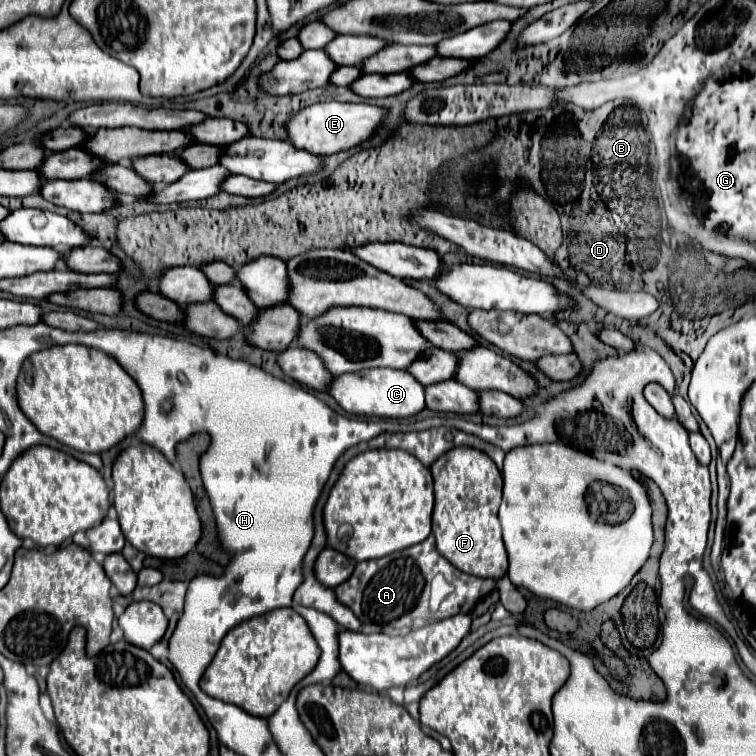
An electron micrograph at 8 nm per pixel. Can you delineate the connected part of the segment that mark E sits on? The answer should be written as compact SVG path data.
M317 102L313 106L307 106L305 110L299 110L285 122L287 138L297 146L299 150L311 150L311 154L335 154L341 150L349 150L357 146L359 142L367 140L371 132L377 128L379 120L383 116L383 110L371 104L343 104L343 102Z

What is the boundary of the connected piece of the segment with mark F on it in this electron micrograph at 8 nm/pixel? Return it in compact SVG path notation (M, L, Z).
M467 446L449 450L431 466L435 482L435 508L433 508L433 536L437 550L461 572L499 580L509 566L503 532L497 518L503 490L503 476L493 466L493 460Z

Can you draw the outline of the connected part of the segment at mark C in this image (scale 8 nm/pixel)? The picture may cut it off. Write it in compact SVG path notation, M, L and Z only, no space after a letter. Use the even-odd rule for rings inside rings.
M377 368L377 370L361 370L357 374L341 374L329 384L329 394L335 402L357 416L377 416L377 418L407 418L425 408L423 386L407 372L393 368Z

